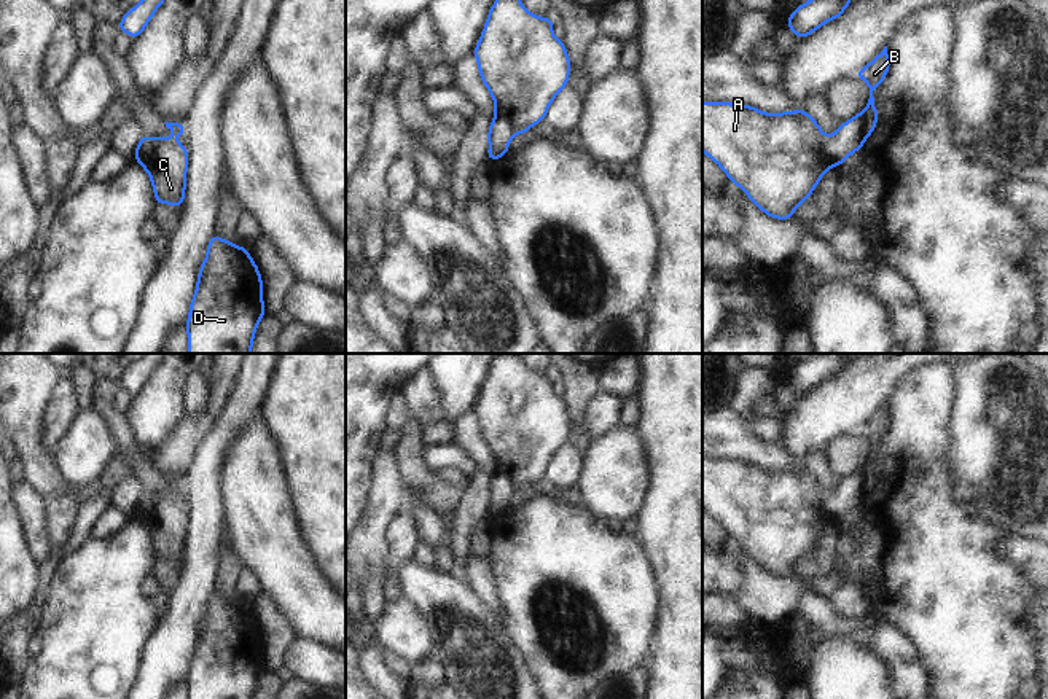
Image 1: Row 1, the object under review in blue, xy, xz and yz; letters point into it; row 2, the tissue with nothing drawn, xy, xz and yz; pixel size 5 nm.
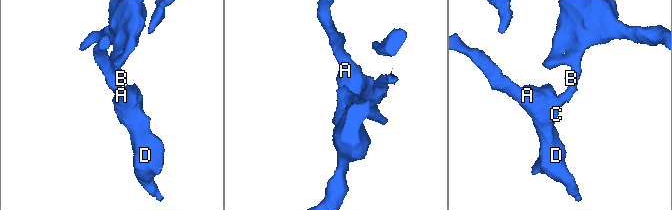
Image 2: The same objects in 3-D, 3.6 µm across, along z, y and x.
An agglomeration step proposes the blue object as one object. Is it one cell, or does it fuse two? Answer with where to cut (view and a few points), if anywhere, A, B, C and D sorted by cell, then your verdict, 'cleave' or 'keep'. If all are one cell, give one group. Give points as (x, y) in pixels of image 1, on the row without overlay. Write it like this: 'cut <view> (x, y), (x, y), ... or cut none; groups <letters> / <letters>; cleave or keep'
cut xy (147, 492), (148, 507), (136, 515); groups A C D / B; cleave

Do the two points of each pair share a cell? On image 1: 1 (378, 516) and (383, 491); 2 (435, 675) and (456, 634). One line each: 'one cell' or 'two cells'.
1: one cell
2: two cells

